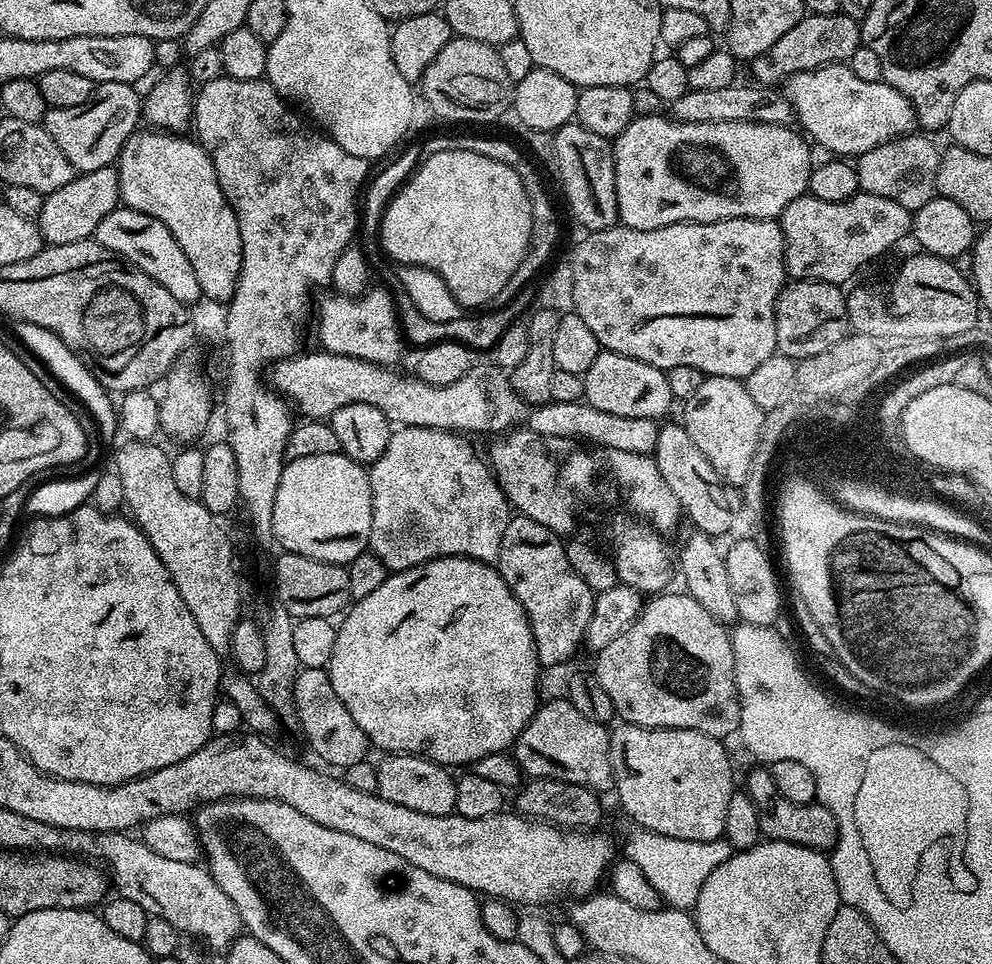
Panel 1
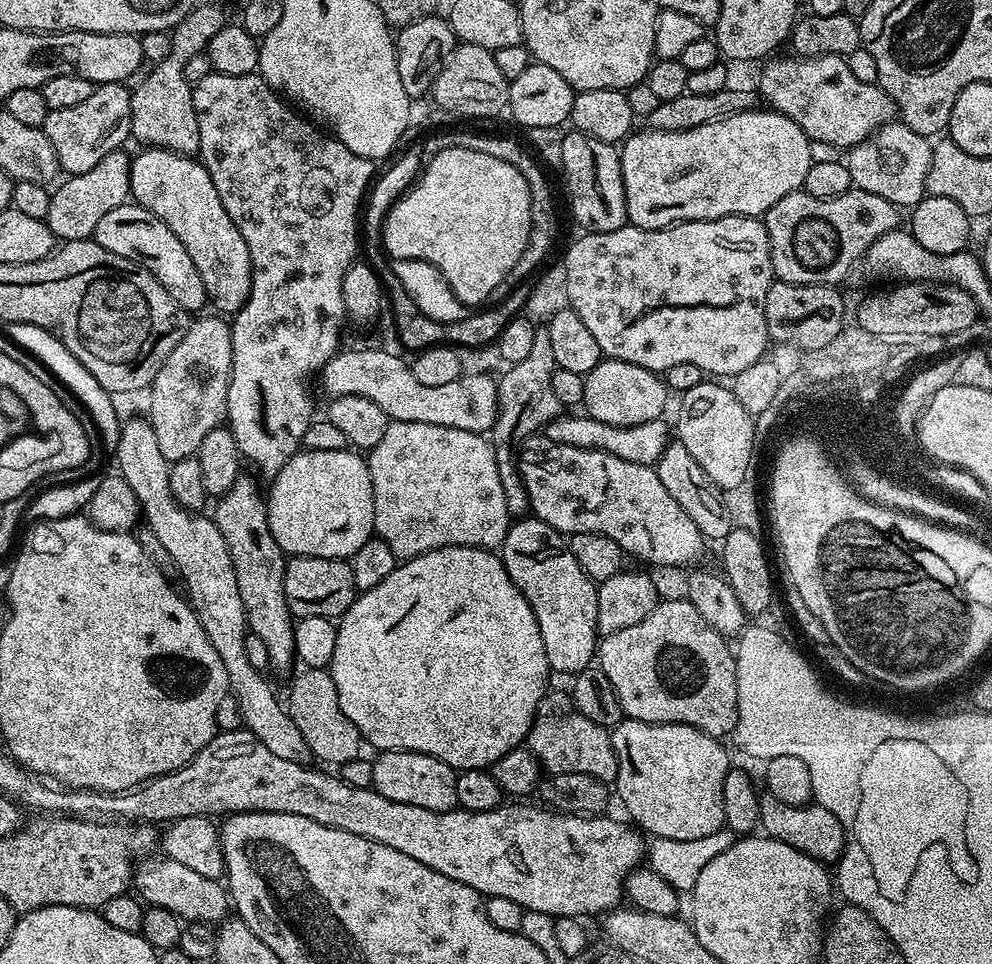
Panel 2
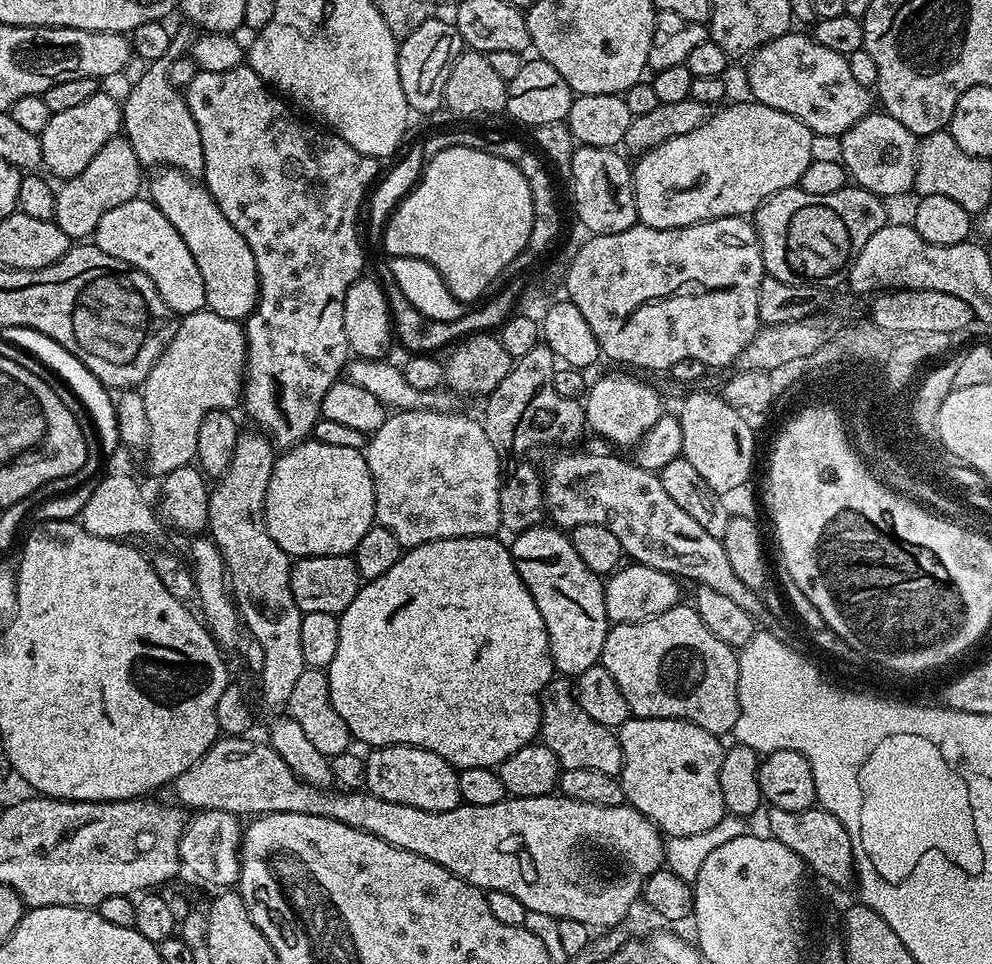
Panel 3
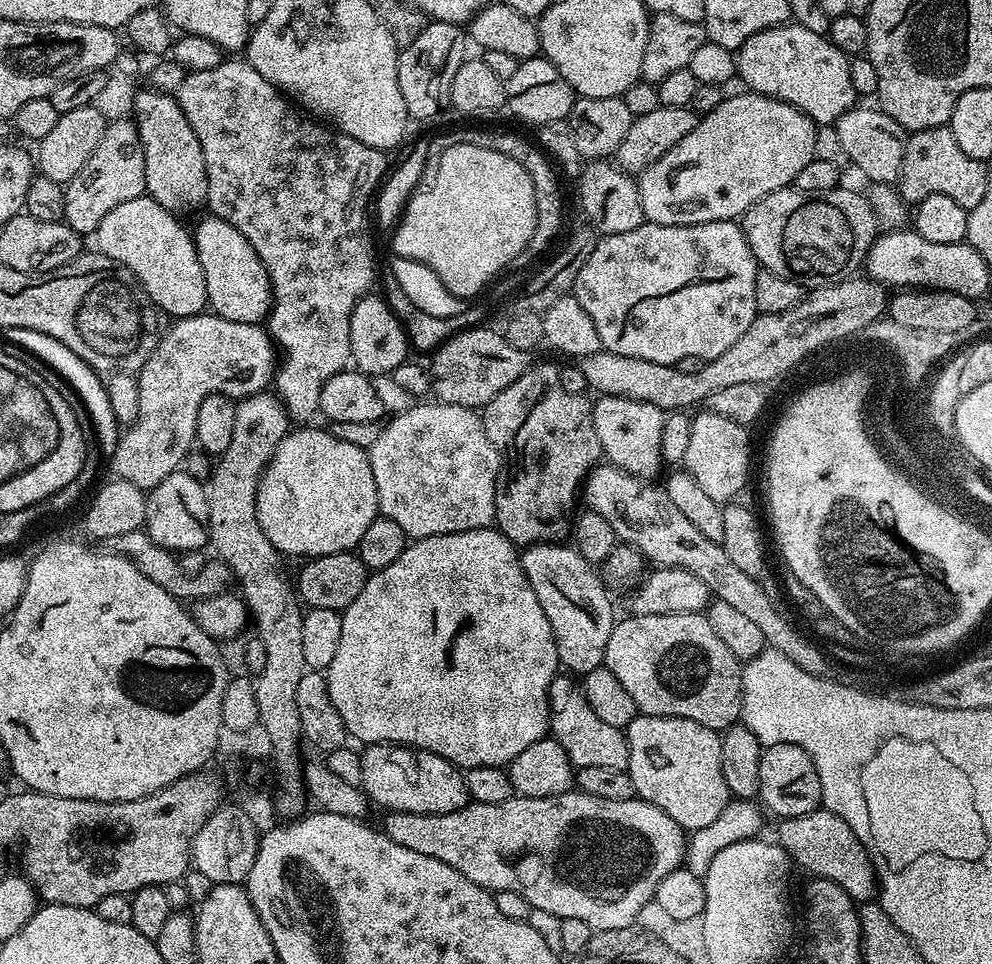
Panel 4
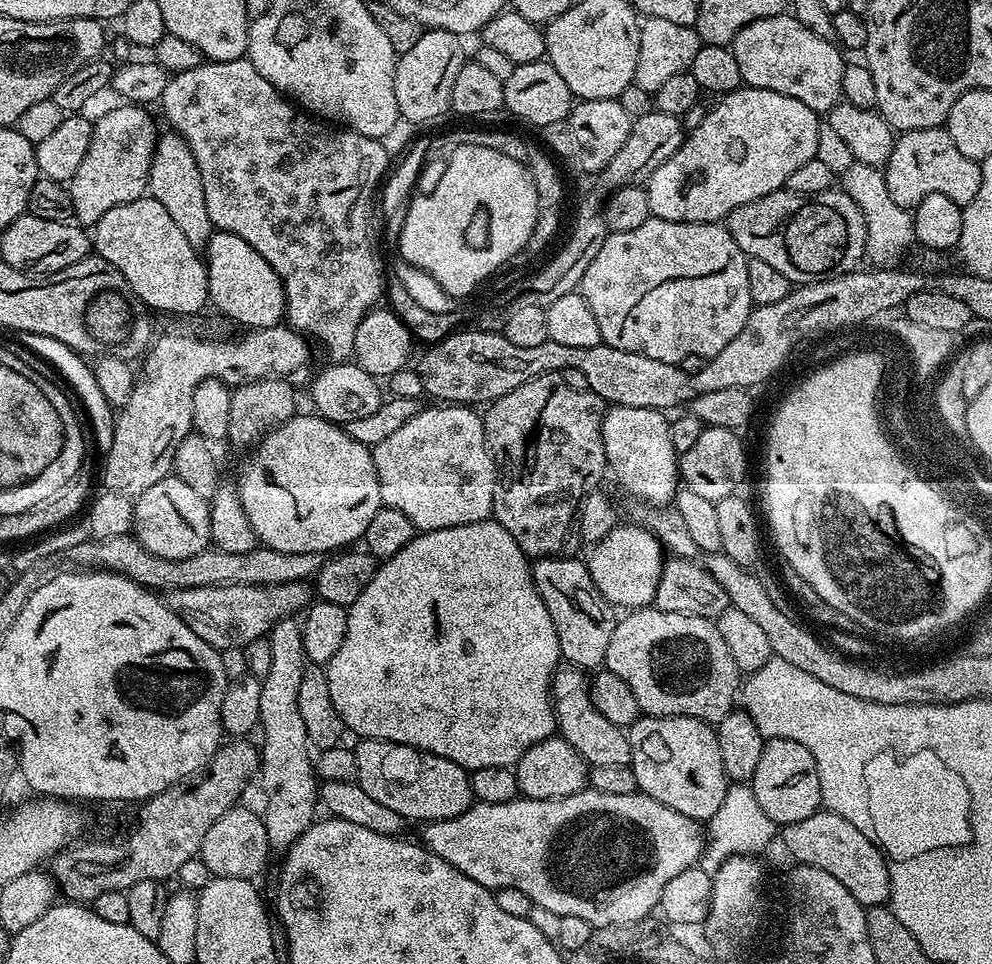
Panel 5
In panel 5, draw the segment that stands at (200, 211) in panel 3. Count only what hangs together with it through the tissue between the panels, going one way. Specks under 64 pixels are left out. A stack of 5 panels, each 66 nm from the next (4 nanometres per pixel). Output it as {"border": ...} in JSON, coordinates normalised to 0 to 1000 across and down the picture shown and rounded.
{"border":[[[215,240],[210,248],[208,273],[213,318],[218,318],[228,331],[247,336],[245,339],[250,342],[274,340],[287,331],[286,293],[280,288],[272,272],[252,255],[252,251],[244,251],[240,243]]]}

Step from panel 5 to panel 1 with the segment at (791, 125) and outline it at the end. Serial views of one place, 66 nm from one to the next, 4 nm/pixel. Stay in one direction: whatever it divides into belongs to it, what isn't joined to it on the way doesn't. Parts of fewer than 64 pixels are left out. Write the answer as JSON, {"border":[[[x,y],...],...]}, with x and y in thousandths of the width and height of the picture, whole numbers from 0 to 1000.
{"border":[[[641,120],[619,143],[619,193],[628,235],[663,239],[676,232],[715,232],[740,226],[782,228],[800,205],[815,199],[815,179],[821,165],[815,159],[816,146],[801,132],[764,127],[688,127],[670,120]]]}

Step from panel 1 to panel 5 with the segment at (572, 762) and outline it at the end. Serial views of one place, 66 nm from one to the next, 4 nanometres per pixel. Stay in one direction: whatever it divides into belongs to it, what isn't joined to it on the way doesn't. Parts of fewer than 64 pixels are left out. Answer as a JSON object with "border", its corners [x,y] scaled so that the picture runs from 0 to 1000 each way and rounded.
{"border":[[[565,691],[556,699],[554,715],[556,737],[560,741],[560,759],[597,797],[607,795],[636,794],[637,779],[630,756],[619,753],[612,745],[603,741],[602,733],[595,724],[595,705],[590,694],[580,691]]]}

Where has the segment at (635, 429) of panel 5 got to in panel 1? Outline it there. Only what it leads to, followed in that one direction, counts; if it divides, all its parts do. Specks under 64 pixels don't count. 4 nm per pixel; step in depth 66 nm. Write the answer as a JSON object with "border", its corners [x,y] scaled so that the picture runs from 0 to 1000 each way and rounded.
{"border":[[[605,364],[588,392],[589,415],[603,425],[611,425],[611,429],[627,429],[631,434],[669,434],[665,432],[671,430],[673,422],[679,419],[670,383],[631,371],[631,367]]]}

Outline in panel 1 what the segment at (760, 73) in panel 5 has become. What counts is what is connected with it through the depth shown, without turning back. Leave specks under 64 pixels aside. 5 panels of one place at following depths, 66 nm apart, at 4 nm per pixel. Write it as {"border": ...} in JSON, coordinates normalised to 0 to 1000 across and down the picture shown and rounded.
{"border":[[[854,65],[834,66],[822,71],[820,75],[802,75],[789,84],[788,94],[796,106],[804,129],[806,124],[805,132],[843,164],[866,164],[873,160],[873,156],[881,156],[881,151],[891,149],[894,145],[904,145],[907,141],[922,138],[925,133],[921,110],[908,95],[890,83],[869,85],[869,81],[862,79],[861,73],[857,73]]]}

